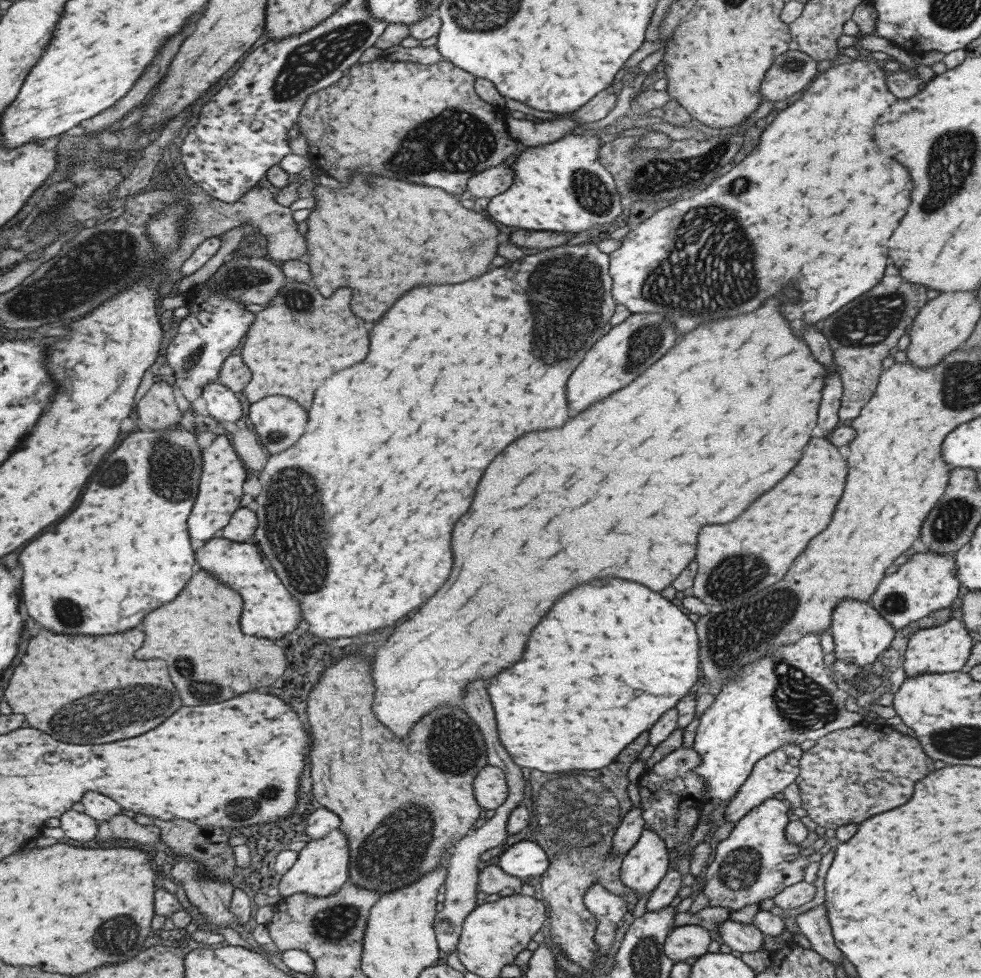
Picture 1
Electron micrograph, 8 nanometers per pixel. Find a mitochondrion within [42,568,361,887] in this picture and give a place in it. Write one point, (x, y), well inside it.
(99, 714)

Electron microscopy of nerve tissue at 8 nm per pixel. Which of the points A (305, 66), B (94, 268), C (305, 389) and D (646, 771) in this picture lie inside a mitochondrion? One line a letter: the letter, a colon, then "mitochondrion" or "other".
A: mitochondrion
B: mitochondrion
C: other
D: other

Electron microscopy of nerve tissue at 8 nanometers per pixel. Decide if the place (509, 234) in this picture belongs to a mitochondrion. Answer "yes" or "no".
no

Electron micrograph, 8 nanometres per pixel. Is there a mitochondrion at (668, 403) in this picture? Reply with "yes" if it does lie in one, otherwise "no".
no

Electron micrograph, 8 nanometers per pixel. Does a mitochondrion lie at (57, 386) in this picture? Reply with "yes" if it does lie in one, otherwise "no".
no

